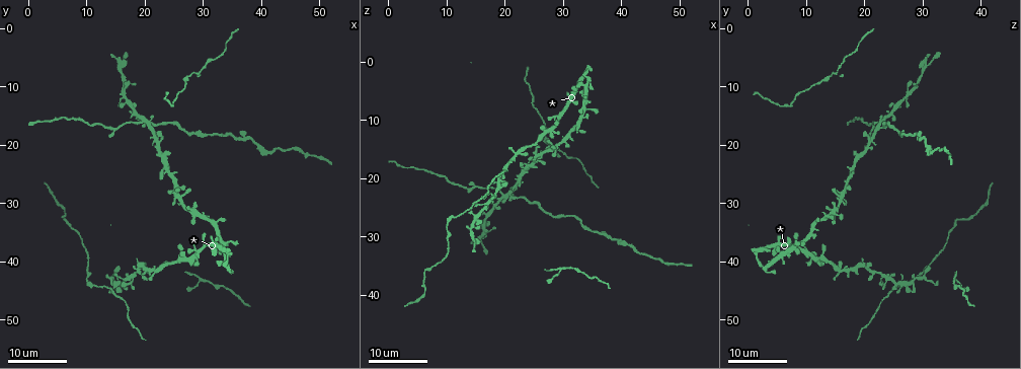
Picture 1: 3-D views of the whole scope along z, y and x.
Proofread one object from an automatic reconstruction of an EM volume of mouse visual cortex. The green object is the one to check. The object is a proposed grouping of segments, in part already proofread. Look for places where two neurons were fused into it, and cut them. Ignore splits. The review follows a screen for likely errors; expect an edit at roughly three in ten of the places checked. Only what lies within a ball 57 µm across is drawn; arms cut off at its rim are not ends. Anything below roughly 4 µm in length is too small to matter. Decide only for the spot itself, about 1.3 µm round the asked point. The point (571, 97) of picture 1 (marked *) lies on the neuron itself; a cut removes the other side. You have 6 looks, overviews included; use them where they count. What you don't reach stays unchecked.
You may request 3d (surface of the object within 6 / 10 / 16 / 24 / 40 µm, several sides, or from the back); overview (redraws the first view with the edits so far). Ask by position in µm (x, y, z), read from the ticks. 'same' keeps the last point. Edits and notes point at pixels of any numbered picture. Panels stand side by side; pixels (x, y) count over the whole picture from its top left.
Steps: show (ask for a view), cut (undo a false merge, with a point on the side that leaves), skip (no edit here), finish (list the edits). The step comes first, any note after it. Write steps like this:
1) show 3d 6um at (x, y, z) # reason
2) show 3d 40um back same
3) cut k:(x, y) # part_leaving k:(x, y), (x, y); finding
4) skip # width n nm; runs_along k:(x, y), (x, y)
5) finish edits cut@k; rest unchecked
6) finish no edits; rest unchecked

show 3d 16um at (19.5, 15.5, 22.5)

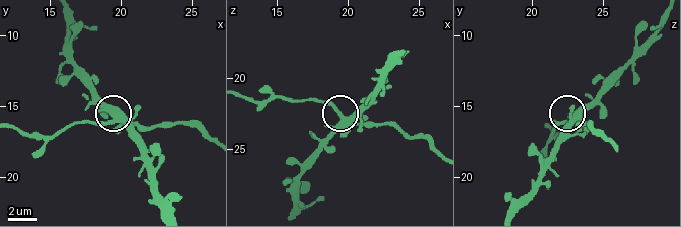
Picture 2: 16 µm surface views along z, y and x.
show 3d 6um at (19.6, 15.8, 22.8)

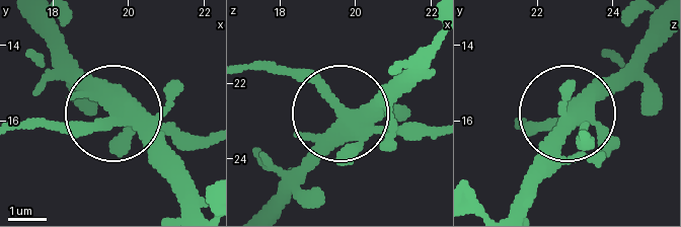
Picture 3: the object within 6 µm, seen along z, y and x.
cut 3:(90, 123) # width 380 nm; a second neuron is stuck on

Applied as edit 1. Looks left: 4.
show 3d 16um at (27.5, 9.0, 13.0)

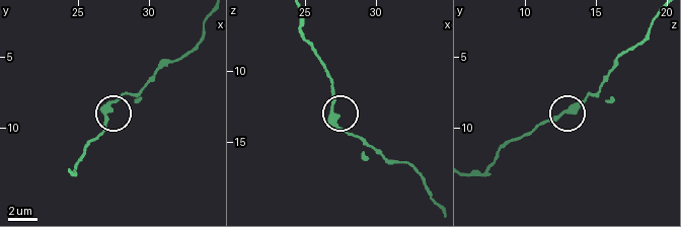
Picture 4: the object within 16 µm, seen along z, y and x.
show 3d 6um at (27.2, 8.8, 13.2)

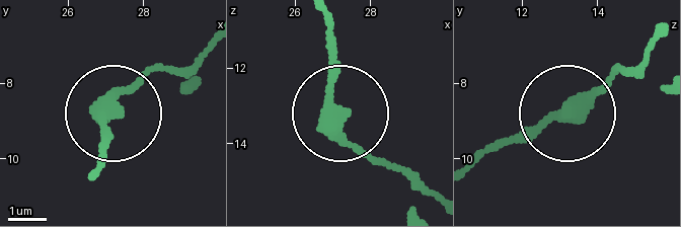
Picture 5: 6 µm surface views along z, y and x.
skip # width 380 nm; all the same neuron

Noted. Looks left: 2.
show 3d 16um at (14.5, 44.0, 26.0) # four arms meet

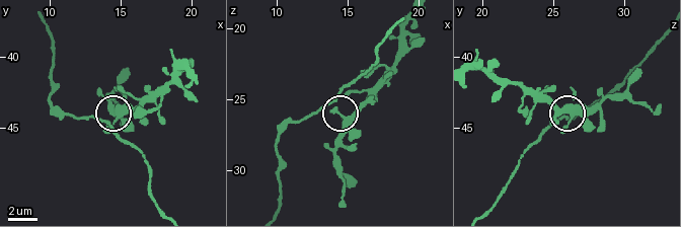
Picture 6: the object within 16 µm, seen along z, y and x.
show 3d 6um at (14.6, 44.2, 26.6) # zoom in

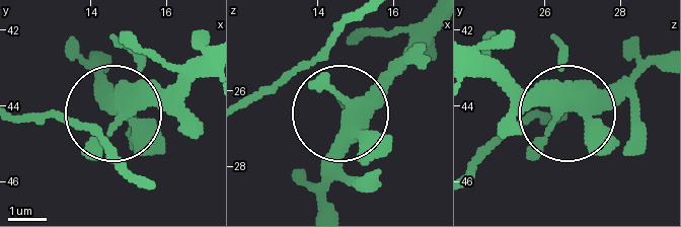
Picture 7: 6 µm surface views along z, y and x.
skip # runs_along 7:(210, 47), (161, 89), (112, 111), (103, 66); continuous, no second neuron

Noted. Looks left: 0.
finish edits cut@3; rest unchecked

